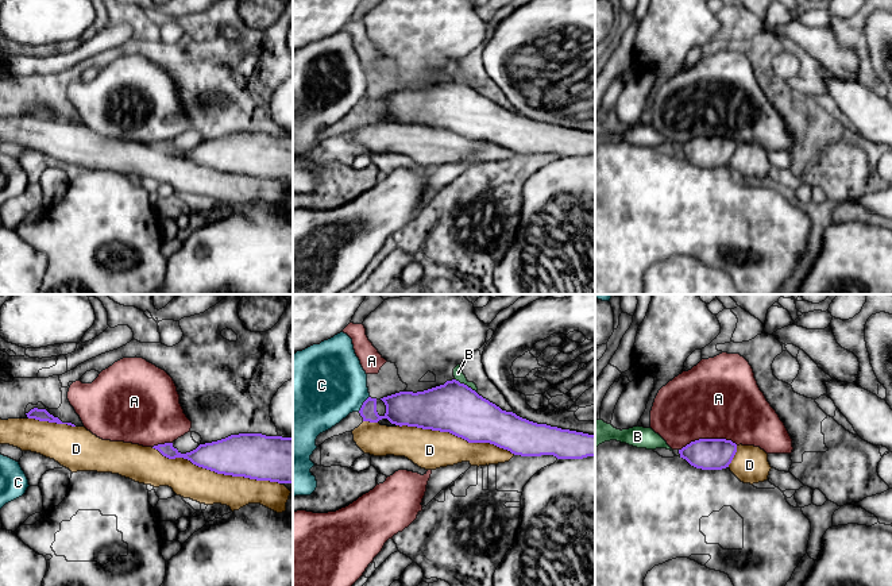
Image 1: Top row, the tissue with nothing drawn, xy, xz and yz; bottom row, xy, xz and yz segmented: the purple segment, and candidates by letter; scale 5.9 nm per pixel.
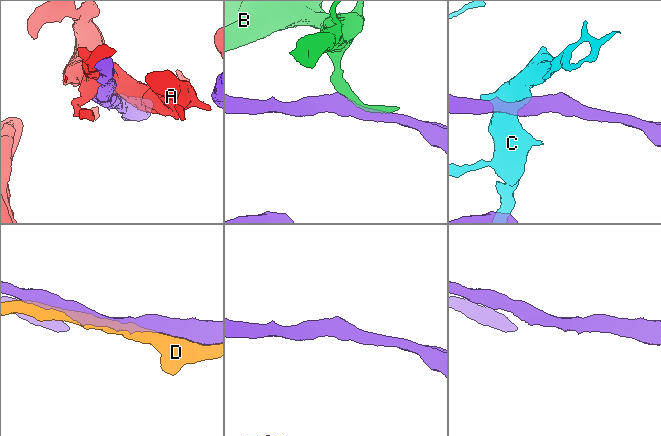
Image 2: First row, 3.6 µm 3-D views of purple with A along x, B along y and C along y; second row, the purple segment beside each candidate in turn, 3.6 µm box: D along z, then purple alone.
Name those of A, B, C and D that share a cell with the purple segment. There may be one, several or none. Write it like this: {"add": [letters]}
{"add": ["D"]}

